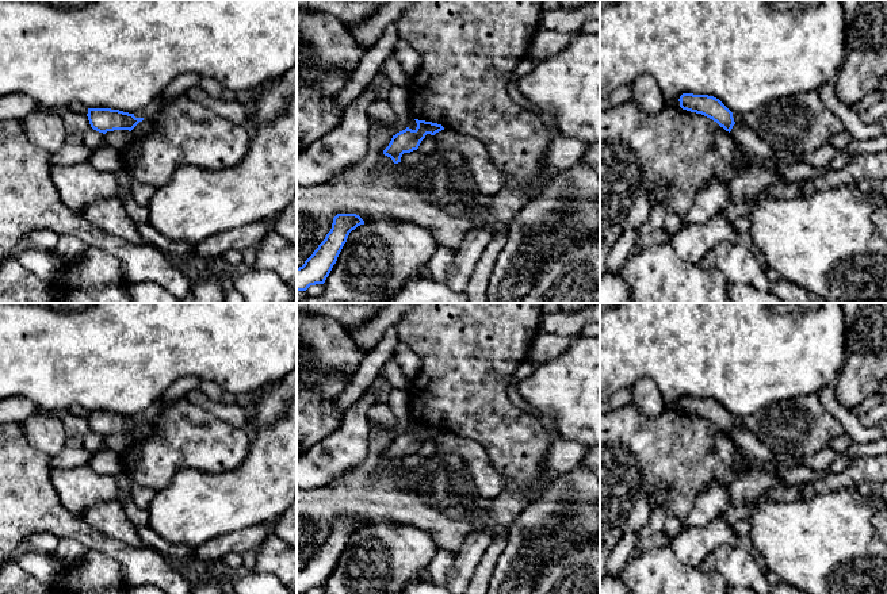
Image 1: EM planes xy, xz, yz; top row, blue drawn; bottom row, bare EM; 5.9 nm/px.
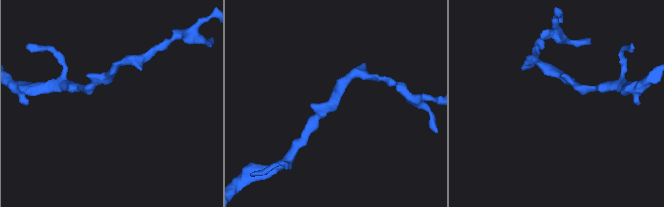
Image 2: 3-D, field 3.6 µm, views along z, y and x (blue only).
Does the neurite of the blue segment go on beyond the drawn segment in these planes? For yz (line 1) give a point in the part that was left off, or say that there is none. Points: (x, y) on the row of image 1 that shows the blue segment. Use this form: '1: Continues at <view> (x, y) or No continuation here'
1: No continuation here

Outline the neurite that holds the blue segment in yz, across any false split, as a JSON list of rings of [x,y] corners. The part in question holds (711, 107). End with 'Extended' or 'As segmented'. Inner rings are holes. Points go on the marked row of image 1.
[[[683,93],[678,101],[683,110],[701,114],[716,122],[729,133],[735,124],[733,112],[719,99],[714,96]]]. As segmented

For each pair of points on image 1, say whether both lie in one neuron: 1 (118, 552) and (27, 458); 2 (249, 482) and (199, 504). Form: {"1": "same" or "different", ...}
{"1": "same", "2": "same"}

